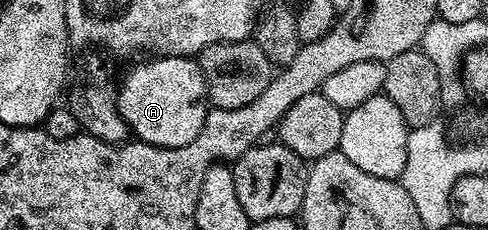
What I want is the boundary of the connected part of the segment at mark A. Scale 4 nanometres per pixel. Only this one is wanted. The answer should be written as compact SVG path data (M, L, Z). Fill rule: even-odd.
M165 55L149 60L149 63L140 63L125 73L124 80L120 83L120 91L115 92L116 109L129 132L141 143L149 143L155 147L190 145L190 141L198 137L198 129L202 129L210 110L208 86L204 83L200 64L195 58L183 55Z

